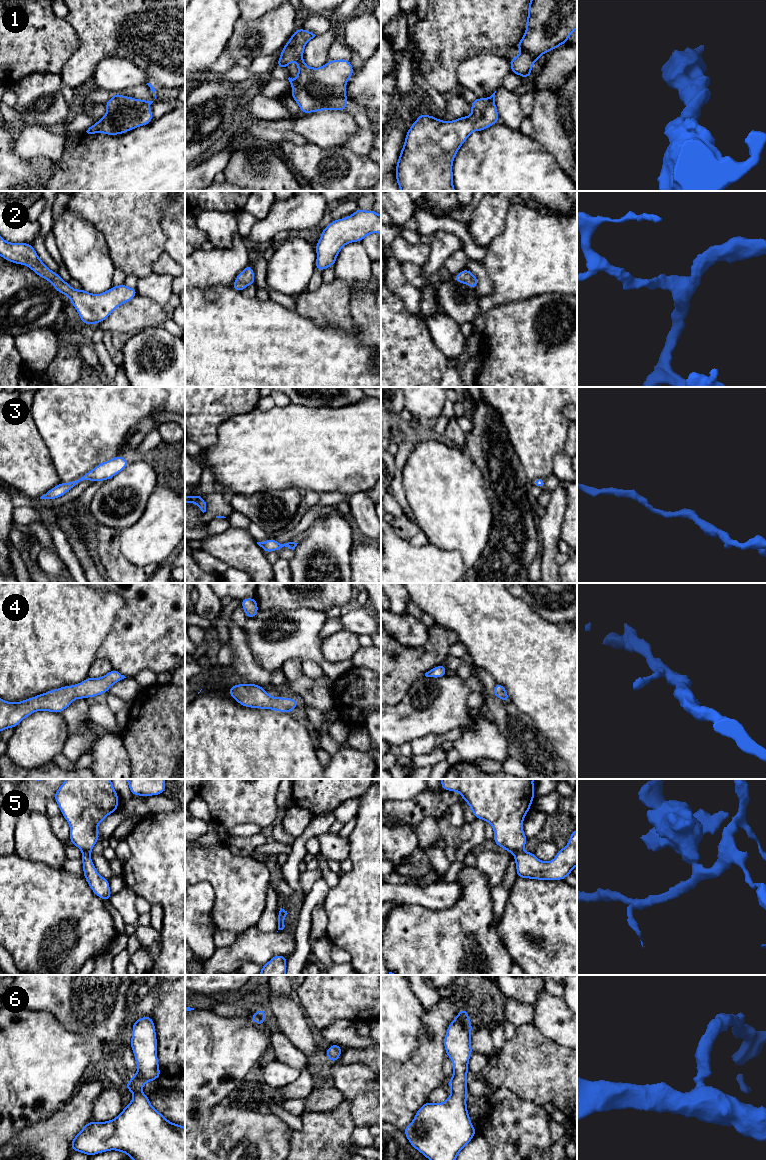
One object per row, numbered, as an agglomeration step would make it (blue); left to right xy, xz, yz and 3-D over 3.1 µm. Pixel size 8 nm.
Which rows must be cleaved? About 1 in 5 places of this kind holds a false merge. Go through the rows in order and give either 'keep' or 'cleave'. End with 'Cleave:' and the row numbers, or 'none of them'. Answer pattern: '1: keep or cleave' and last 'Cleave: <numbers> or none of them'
1: keep
2: keep
3: keep
4: keep
5: cleave
6: keep
Cleave: 5

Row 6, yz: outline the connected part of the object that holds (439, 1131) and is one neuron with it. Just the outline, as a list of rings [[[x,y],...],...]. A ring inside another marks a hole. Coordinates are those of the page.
[[[467,1009],[459,1010],[458,1015],[449,1024],[444,1038],[444,1048],[453,1064],[453,1075],[448,1081],[451,1094],[445,1102],[426,1102],[416,1111],[414,1120],[403,1130],[409,1143],[428,1160],[456,1160],[461,1150],[473,1139],[476,1129],[473,1127],[467,1110],[467,1072],[472,1054],[472,1023]]]

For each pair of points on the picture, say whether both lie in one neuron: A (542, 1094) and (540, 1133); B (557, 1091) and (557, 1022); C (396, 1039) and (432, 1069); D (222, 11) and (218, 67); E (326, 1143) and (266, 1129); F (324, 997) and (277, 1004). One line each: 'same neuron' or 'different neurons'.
A: different neurons
B: different neurons
C: different neurons
D: different neurons
E: different neurons
F: different neurons

